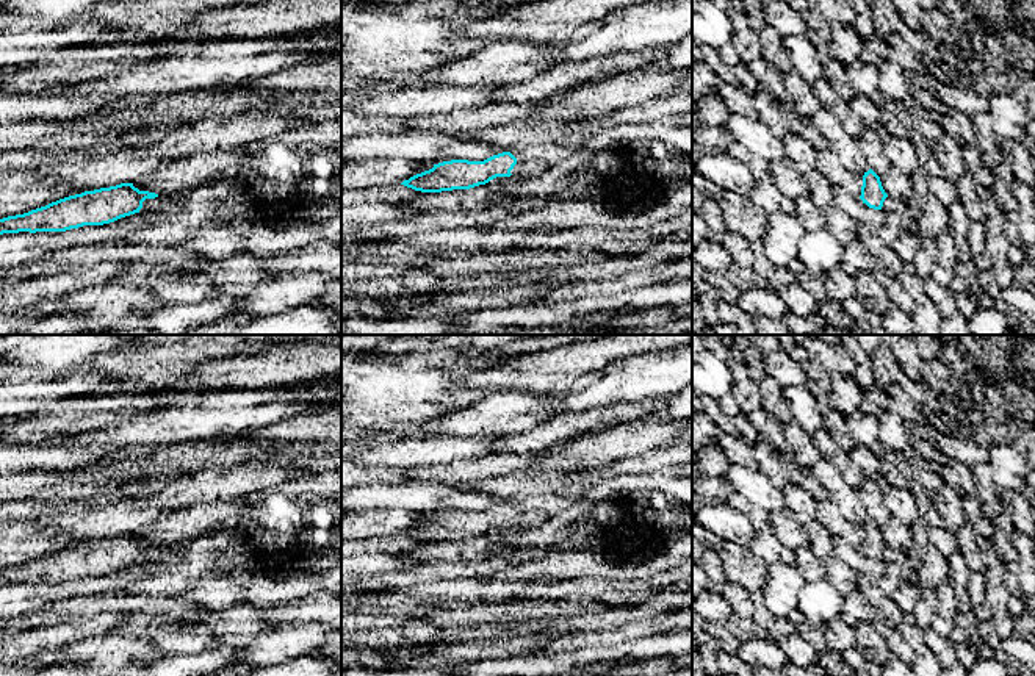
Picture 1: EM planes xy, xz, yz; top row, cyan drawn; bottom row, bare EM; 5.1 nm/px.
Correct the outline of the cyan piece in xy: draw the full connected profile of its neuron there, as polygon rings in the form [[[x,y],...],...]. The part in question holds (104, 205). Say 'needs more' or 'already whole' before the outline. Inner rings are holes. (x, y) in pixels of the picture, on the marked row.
already whole | [[[133,183],[85,191],[23,214],[0,219],[0,235],[19,232],[66,232],[83,225],[103,225],[139,213],[146,199],[158,194],[139,191]]]

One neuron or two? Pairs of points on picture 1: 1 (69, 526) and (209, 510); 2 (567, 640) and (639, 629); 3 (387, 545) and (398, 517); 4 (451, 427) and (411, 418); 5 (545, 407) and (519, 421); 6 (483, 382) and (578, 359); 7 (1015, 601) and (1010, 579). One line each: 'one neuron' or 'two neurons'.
1: one neuron
2: one neuron
3: two neurons
4: two neurons
5: one neuron
6: one neuron
7: one neuron

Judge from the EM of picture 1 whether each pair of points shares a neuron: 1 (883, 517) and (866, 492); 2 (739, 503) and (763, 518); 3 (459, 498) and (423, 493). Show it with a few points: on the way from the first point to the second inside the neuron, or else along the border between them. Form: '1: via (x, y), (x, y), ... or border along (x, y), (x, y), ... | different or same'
1: via (877, 510), (872, 498) | same
2: via (746, 507), (757, 515) | same
3: via (450, 498), (432, 496) | same

